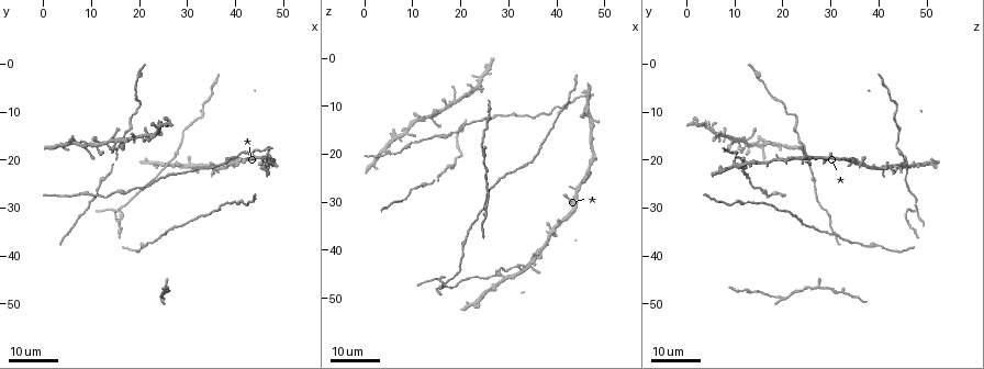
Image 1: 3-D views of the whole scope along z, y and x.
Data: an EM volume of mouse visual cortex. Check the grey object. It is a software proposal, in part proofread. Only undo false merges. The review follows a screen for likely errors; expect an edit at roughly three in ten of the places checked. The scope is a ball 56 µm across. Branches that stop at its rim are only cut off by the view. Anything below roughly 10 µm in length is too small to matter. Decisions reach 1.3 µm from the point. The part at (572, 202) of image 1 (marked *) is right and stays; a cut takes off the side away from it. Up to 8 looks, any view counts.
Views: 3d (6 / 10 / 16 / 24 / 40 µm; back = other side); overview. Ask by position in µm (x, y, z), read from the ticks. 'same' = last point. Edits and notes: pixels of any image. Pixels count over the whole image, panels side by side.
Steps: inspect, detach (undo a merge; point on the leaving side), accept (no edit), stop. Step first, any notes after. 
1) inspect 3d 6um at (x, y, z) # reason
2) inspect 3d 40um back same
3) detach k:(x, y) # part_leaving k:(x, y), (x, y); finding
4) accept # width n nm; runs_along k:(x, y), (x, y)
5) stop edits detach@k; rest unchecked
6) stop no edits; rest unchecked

inspect 3d 24um at (8.5, 16.5, 16.0) # four-way junction

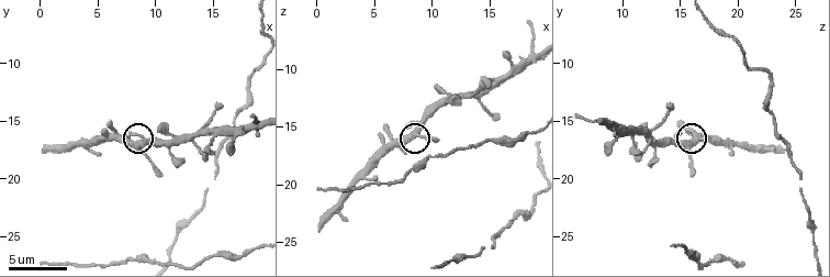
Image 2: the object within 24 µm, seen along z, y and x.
inspect 3d 6um at (8.4, 17.0, 15.6)

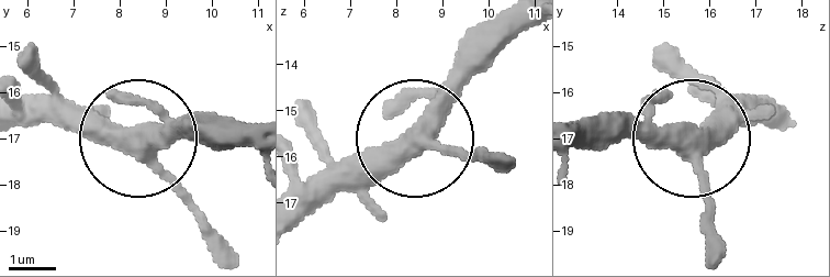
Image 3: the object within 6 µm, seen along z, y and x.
accept # one cell here

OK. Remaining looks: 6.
inspect 3d 10um at (14.0, 15.8, 12.4) # three arms meet

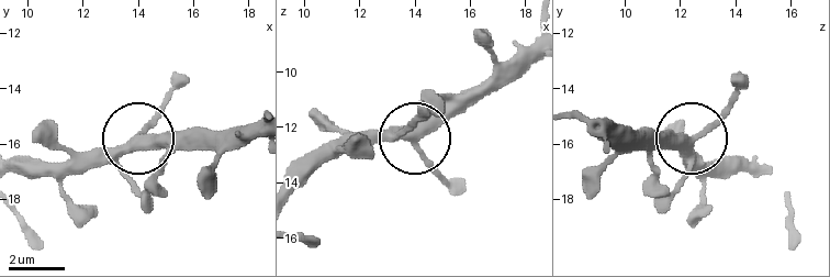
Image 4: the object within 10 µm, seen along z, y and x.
accept # width 370 nm; one cell here

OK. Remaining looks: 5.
inspect 3d 16um at (19.0, 10.4, 21.0)

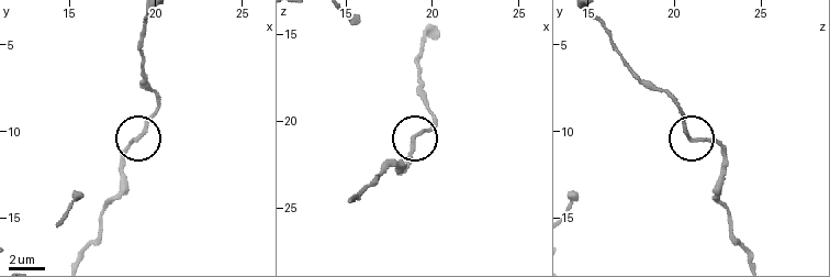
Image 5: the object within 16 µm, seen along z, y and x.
accept # width 220 nm; all the same cell

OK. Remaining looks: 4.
inspect 3d 24um at (26.5, 19.5, 45.5) # side arm on a straight run

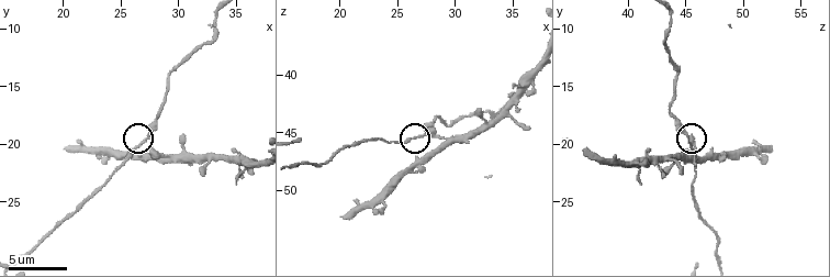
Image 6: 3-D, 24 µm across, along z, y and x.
inspect 3d 10um at (27.2, 19.8, 45.4) # closer look

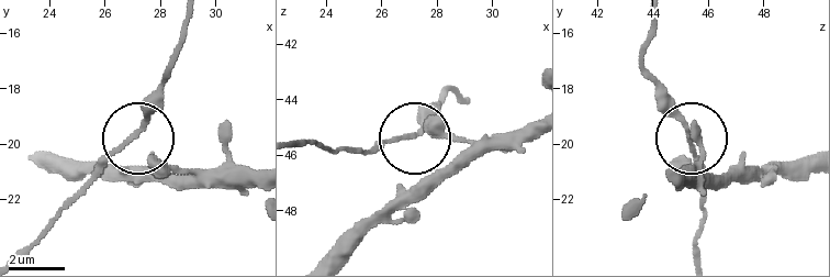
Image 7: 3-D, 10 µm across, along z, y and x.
accept # width 140 nm; one cell here

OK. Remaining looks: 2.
stop no edits; rest unchecked

